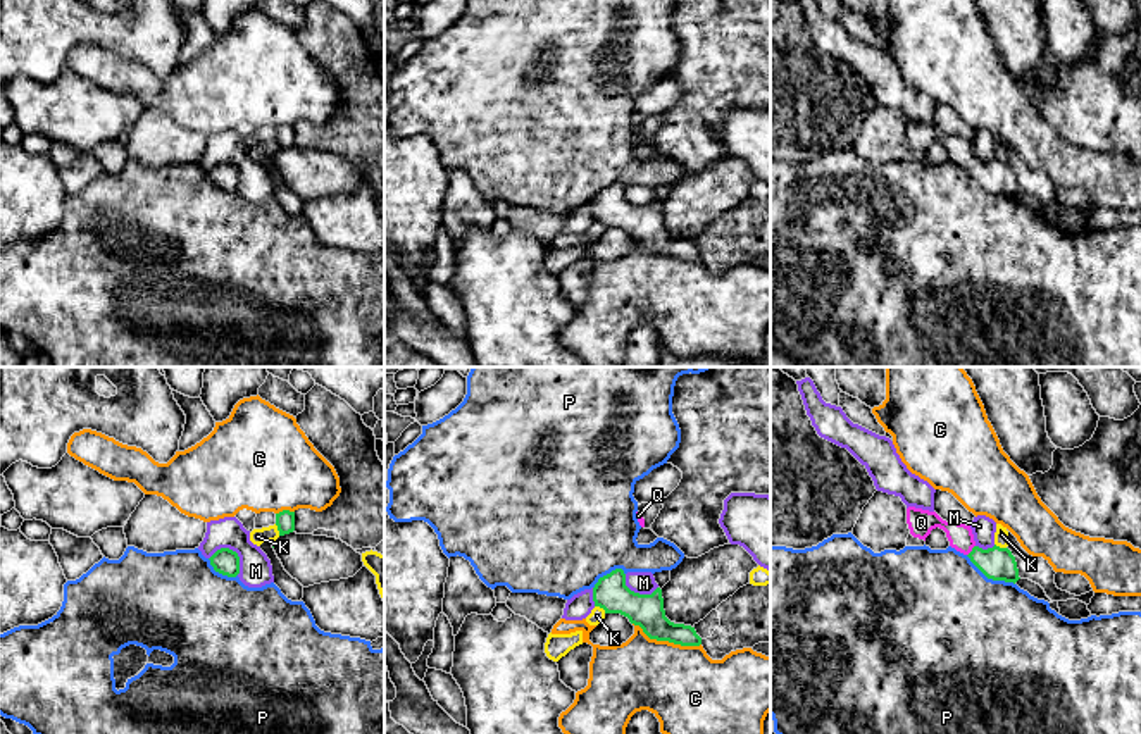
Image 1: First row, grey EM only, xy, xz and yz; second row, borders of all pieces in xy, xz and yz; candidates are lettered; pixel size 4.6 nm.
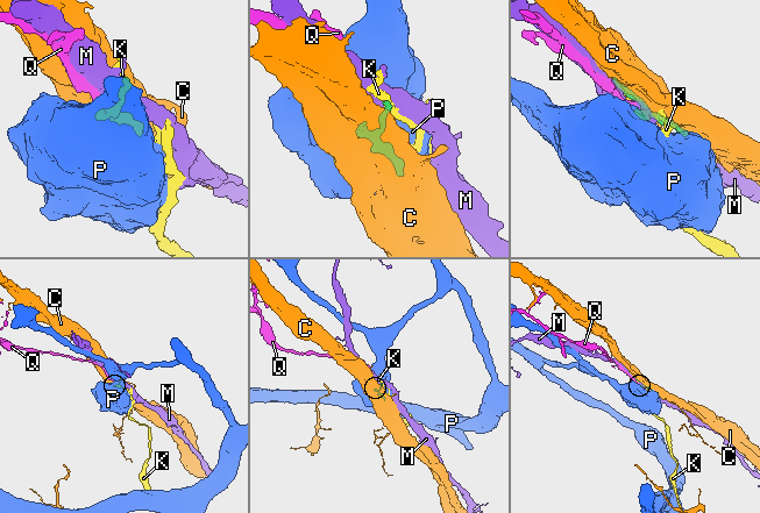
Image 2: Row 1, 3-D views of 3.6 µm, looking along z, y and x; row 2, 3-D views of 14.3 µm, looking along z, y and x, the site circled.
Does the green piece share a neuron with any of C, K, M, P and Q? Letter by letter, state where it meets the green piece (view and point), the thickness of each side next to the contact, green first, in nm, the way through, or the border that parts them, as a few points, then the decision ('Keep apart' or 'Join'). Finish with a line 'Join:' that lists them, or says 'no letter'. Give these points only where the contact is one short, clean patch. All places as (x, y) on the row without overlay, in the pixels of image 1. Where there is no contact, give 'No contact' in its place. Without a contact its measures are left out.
C: Touches green at xz (667, 254). Thickness 160 nm (green) against 380 nm. Keep apart
K: Touches green at xz (600, 221). Thickness 160 nm (green) against 70 nm. Keep apart
M: Touches green at xy (231, 164). Thickness 120 nm (green) against 160 nm. Boundary: xy (209, 173), (221, 162), (231, 162), (238, 171), (240, 186). Keep apart
P: Touches green at yz (990, 192). Thickness 160 nm (green) against 500 nm. Boundary: yz (966, 169), (988, 192), (1014, 199). Keep apart
Q: Touches green at yz (972, 164). Thickness 160 nm (green) against 120 nm. Path across: yz (998, 178), (981, 173), (972, 164), (960, 150). Join
Join: Q

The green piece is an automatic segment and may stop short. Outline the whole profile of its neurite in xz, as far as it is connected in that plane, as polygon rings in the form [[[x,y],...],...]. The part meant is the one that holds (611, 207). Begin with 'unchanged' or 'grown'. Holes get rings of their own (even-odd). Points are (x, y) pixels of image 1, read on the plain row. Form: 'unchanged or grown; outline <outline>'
unchanged; outline [[[615,183],[598,193],[593,202],[595,221],[605,227],[620,227],[631,238],[639,239],[650,253],[669,255],[681,260],[700,260],[701,252],[695,241],[674,238],[665,231],[662,203],[652,208],[639,208],[626,200],[626,188]]]

